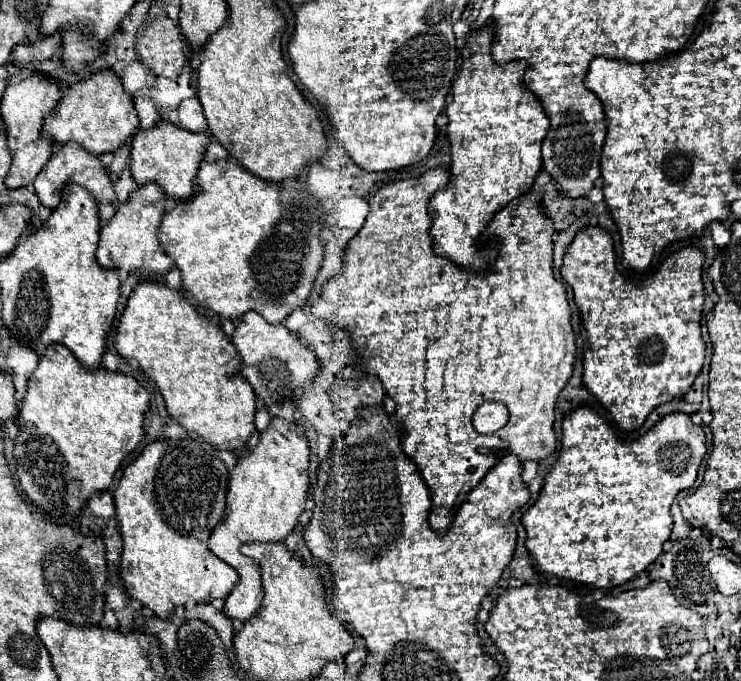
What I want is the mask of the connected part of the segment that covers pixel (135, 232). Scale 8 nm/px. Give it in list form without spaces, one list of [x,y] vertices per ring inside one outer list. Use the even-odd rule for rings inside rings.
[[[140,185],[130,193],[126,203],[120,203],[114,217],[102,227],[96,259],[102,267],[108,269],[126,269],[126,271],[154,271],[164,275],[174,267],[174,261],[166,255],[158,241],[158,227],[166,213],[166,193],[154,185]]]

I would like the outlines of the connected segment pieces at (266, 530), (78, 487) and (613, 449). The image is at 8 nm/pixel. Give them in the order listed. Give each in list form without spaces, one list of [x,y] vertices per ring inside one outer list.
[[[272,417],[266,431],[260,433],[258,445],[248,449],[248,453],[242,455],[236,467],[230,471],[226,509],[220,525],[216,525],[208,539],[208,549],[234,567],[240,575],[238,585],[234,585],[224,601],[224,613],[230,619],[250,619],[258,611],[264,595],[260,565],[242,555],[240,545],[252,541],[284,541],[286,535],[296,527],[310,487],[308,461],[310,449],[306,429],[298,423],[284,421],[282,417]]]
[[[52,345],[46,349],[28,379],[18,417],[18,435],[14,439],[16,471],[28,499],[52,519],[60,519],[76,515],[88,503],[92,493],[110,489],[120,461],[132,453],[144,437],[142,427],[148,403],[148,391],[134,377],[104,367],[90,371],[82,367],[64,345]]]
[[[578,407],[572,413],[568,413],[564,417],[564,449],[558,457],[558,461],[552,465],[552,469],[546,473],[544,477],[544,487],[540,491],[540,497],[536,499],[536,503],[522,515],[522,525],[528,533],[528,541],[526,547],[530,551],[530,555],[534,557],[534,561],[538,563],[538,567],[546,573],[546,575],[554,575],[558,579],[568,579],[568,581],[578,581],[578,583],[586,583],[592,587],[616,587],[616,585],[624,585],[628,579],[636,577],[640,571],[646,571],[656,557],[662,553],[662,545],[664,541],[668,541],[670,531],[672,531],[672,515],[670,515],[670,505],[674,501],[674,497],[682,491],[682,489],[690,489],[698,477],[698,467],[706,455],[706,435],[704,429],[694,425],[690,421],[690,415],[686,413],[670,413],[666,415],[662,421],[658,421],[646,435],[638,437],[636,441],[624,443],[616,437],[614,429],[606,423],[604,417],[600,417],[594,409],[590,407]]]

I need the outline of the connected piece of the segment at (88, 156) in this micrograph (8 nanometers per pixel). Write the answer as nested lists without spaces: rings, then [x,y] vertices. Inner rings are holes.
[[[60,145],[56,149],[56,153],[48,159],[48,163],[44,165],[44,169],[38,173],[38,177],[34,181],[34,189],[36,189],[36,195],[38,195],[40,203],[46,205],[46,207],[50,207],[50,209],[54,209],[58,205],[58,199],[60,199],[60,189],[66,183],[78,183],[78,185],[82,185],[84,189],[88,189],[90,193],[94,193],[94,197],[100,203],[102,201],[116,203],[116,193],[112,189],[112,181],[108,177],[106,167],[100,161],[100,157],[94,157],[94,153],[86,153],[86,149],[82,149],[80,145]]]

